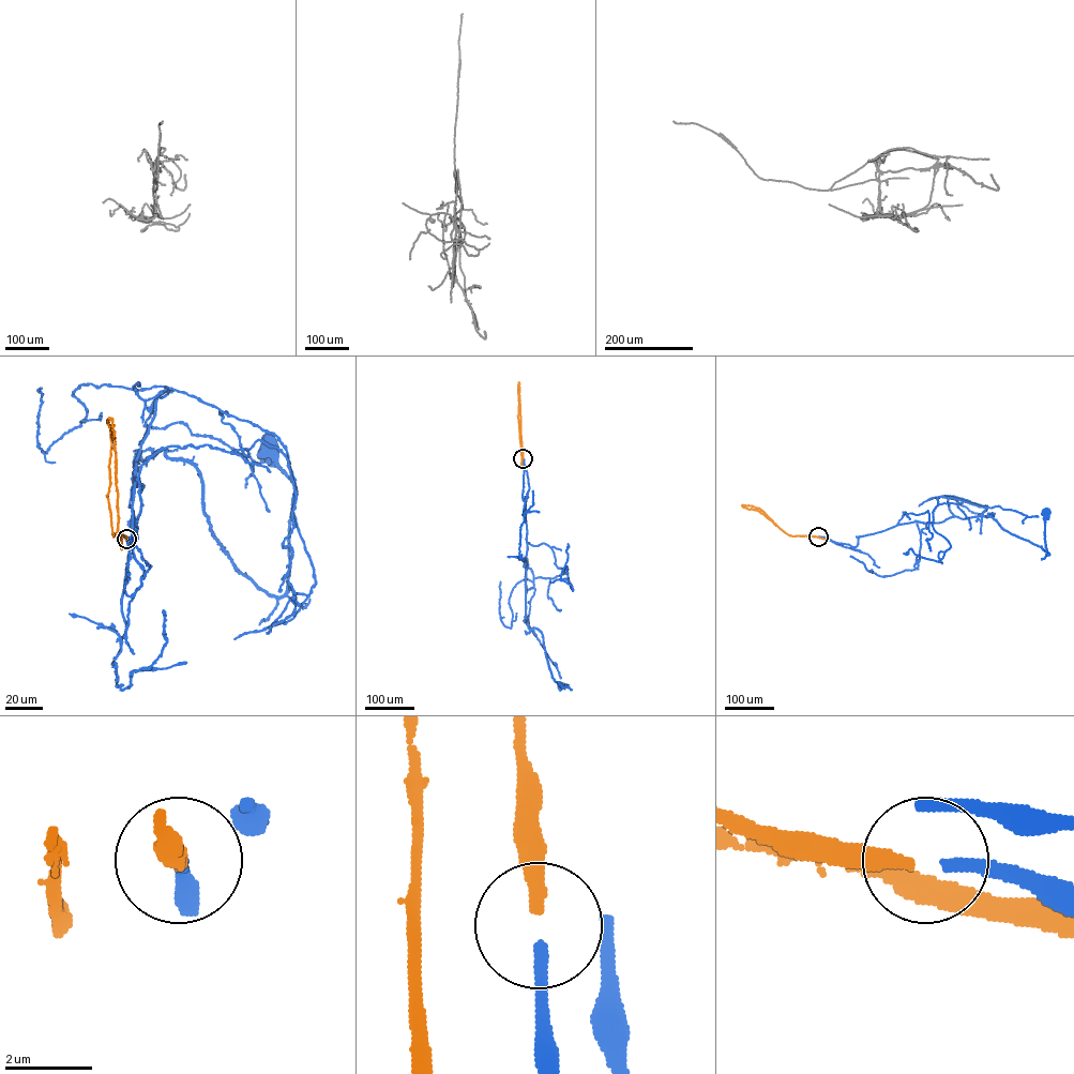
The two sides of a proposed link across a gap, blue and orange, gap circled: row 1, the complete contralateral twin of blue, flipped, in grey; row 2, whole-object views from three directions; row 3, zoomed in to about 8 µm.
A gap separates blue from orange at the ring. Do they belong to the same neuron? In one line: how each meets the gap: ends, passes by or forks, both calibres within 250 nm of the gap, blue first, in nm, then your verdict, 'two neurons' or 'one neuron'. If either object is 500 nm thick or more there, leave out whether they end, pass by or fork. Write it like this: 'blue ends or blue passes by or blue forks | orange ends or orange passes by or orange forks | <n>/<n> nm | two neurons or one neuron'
blue ends | orange ends | 260/360 nm | one neuron

